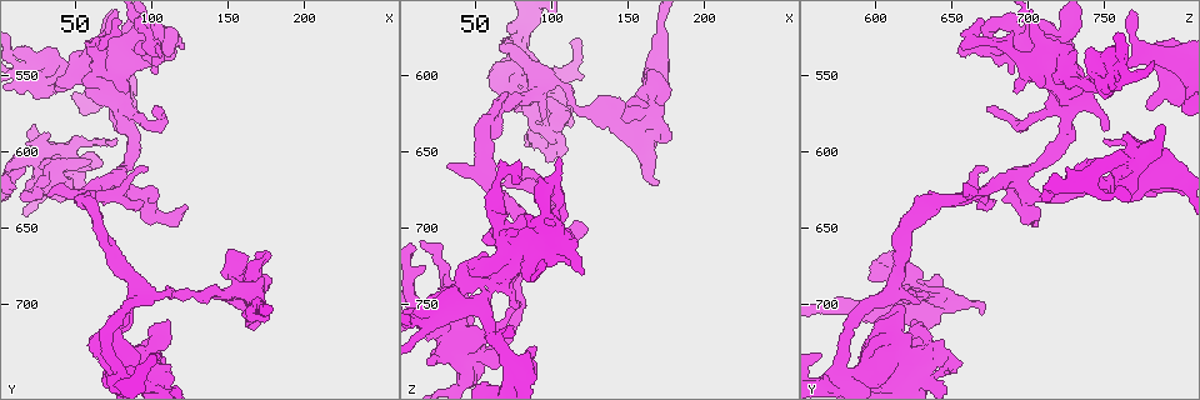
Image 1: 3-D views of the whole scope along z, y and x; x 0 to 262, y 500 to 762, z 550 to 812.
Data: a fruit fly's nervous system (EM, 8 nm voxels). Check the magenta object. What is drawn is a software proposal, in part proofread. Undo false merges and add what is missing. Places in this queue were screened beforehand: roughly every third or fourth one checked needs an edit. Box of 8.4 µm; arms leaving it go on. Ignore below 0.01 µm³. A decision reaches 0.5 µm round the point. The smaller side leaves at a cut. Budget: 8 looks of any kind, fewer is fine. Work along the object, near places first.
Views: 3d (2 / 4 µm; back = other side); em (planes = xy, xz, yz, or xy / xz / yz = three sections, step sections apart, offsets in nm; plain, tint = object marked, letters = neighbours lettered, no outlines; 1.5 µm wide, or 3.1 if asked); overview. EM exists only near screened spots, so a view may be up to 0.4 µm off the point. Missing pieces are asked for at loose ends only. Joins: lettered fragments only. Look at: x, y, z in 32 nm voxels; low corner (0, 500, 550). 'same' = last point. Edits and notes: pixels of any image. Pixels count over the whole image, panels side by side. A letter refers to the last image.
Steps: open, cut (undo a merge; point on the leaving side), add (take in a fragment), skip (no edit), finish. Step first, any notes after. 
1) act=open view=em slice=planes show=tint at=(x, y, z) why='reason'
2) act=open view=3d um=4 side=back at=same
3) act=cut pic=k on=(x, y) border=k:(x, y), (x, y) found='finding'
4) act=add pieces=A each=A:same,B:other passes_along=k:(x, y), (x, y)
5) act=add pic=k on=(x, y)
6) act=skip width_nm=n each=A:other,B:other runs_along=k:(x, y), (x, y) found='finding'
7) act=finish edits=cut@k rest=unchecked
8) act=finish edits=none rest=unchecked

act=open view=em slice=yz step=8 show=letters at=(62, 626, 668) why='four arms meet'

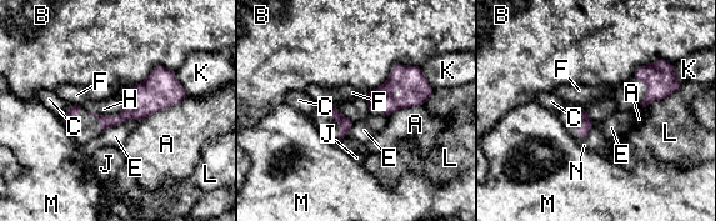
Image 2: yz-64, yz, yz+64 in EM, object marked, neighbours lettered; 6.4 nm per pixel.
act=skip longest_contact=B:420nm each=A:other,B:other,C:other,E:other,F:other,H:other,J:other,K:other,L:other,M:other,N:other found='continuous, no second cell'

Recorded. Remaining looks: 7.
act=open view=em slice=xz step=8 show=tint at=(106, 580, 690) why='sharp bend'

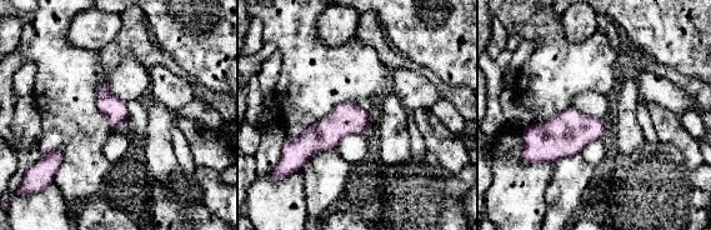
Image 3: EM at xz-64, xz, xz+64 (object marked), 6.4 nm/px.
act=open view=em slice=planes show=letters at=same why='cut it another way'

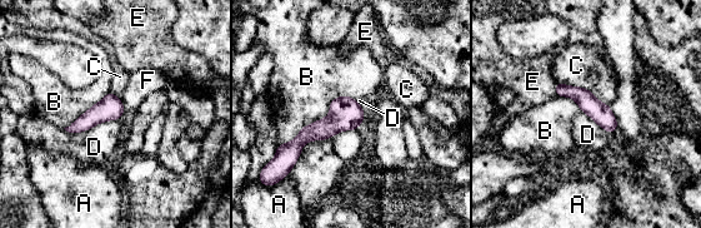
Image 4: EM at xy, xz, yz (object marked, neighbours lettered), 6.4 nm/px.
act=skip width_nm=140 each=A:other,B:other,C:other,D:other,E:other,F:other border=4:(120, 117), (80, 132), (64, 129) found='one cell here'

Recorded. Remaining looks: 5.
act=open view=3d um=2 at=(90, 572, 780) why='an open end'

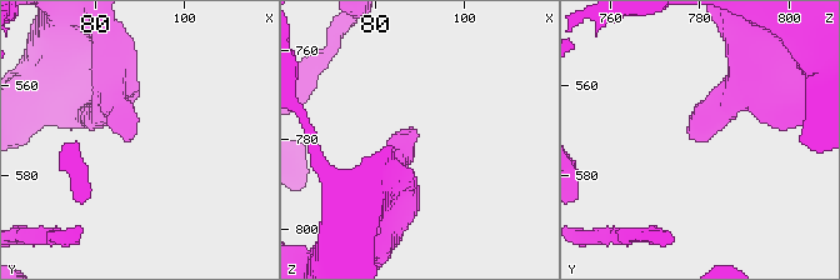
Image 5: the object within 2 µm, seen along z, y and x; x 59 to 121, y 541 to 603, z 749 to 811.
act=open view=em slice=planes show=letters at=(88, 572, 780) why='now the EM'

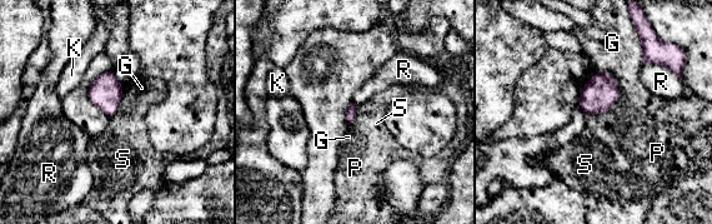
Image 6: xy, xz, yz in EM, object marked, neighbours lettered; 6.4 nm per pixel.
act=skip longest_contact=G:240nm each=G:other,K:other,P:other,R:other,S:other found='none of them fits'

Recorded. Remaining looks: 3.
act=finish edits=none rest=unchecked

